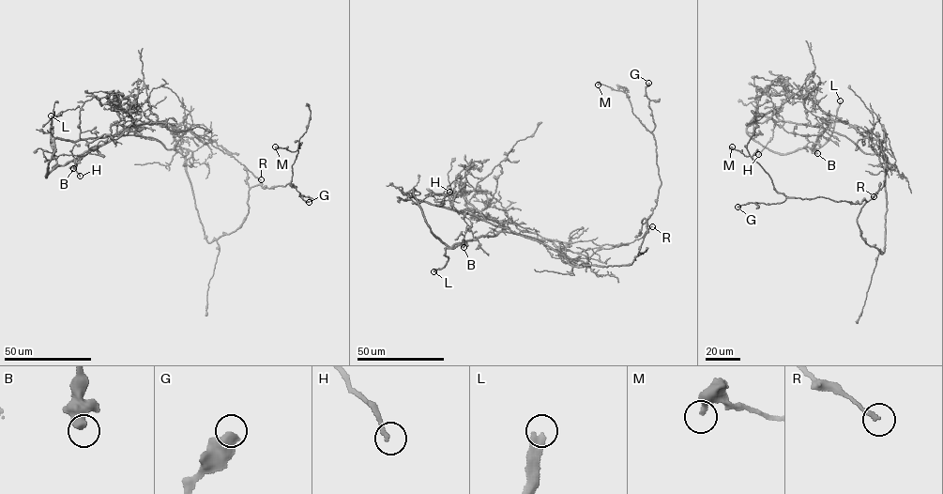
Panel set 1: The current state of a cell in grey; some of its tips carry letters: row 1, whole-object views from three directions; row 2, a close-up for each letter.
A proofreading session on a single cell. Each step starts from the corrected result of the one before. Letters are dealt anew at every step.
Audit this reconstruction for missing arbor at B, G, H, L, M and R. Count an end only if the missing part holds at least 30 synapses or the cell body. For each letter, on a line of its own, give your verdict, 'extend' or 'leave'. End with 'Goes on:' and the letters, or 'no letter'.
B: leave
G: leave
H: leave
L: extend
M: leave
R: leave
Goes on: L

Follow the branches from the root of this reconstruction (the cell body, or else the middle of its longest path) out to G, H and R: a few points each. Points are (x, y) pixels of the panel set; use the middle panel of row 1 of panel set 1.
G: (602, 267), (632, 262), (646, 231), (642, 220), (657, 204), (661, 180), (648, 83)
H: (602, 267), (573, 266), (563, 255), (537, 240), (472, 214), (438, 205), (443, 204), (449, 192)
R: (602, 267), (582, 263), (598, 250), (639, 239), (652, 226)

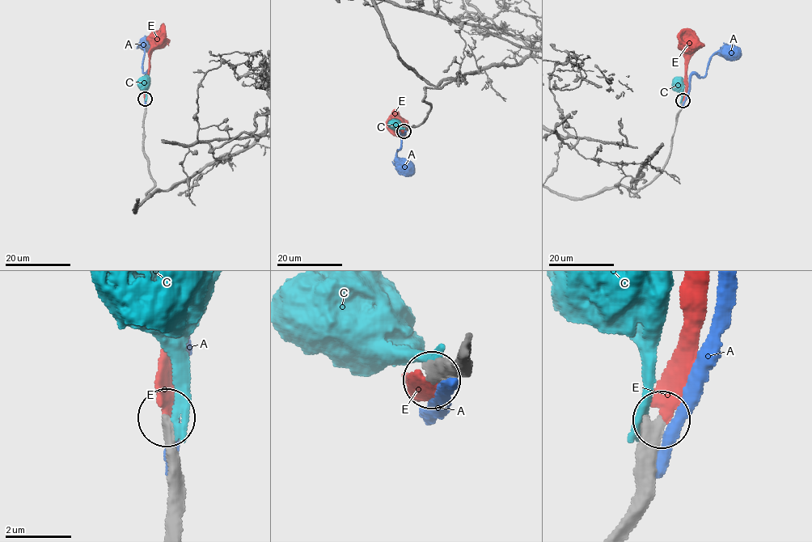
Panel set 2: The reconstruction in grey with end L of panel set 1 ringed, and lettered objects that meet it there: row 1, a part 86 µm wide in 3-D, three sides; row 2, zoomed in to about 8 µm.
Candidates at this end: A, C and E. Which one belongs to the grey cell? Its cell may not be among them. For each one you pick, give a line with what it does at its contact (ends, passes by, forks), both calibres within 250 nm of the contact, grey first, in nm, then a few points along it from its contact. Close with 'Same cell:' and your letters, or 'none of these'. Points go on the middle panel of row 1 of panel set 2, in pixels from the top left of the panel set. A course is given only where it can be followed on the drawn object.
E: it ends | 400/320 nm
Same cell: E

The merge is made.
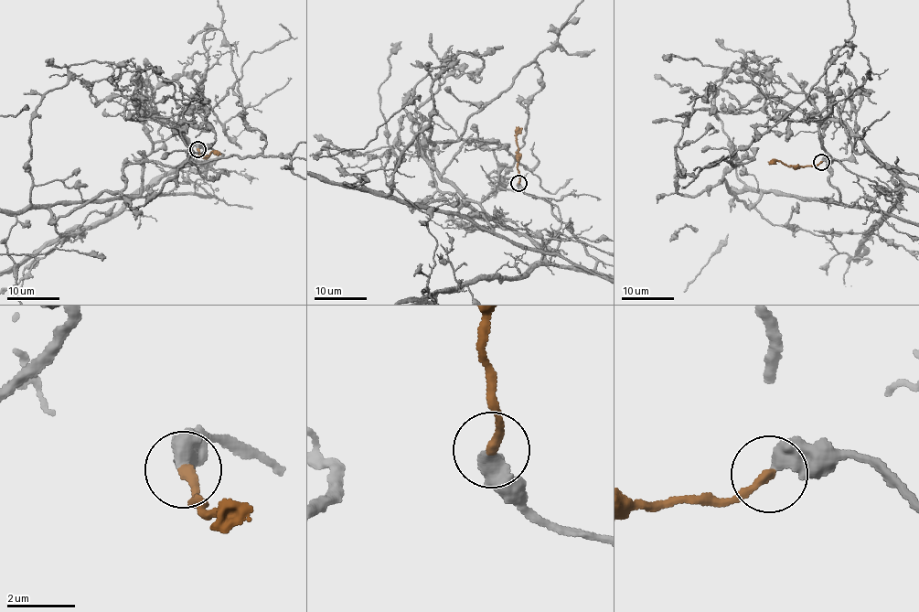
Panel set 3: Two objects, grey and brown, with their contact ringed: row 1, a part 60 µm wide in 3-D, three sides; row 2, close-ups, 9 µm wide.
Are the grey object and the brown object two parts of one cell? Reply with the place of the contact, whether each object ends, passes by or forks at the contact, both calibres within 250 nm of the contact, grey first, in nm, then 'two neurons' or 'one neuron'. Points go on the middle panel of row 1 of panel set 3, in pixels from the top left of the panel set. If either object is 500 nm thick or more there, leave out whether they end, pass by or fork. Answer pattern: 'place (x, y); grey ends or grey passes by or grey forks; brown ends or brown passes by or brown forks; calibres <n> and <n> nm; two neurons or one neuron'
place (518, 183); calibres 550 and 280 nm; one neuron

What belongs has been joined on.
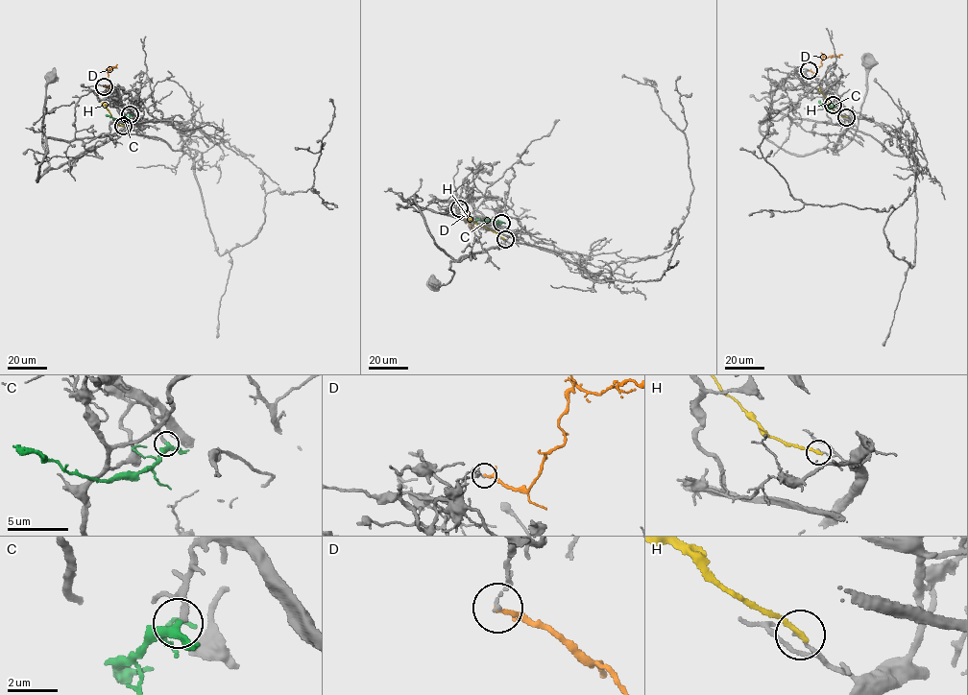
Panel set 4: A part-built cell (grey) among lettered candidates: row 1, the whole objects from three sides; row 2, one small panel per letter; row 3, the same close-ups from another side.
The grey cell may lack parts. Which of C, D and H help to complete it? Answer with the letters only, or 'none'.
C

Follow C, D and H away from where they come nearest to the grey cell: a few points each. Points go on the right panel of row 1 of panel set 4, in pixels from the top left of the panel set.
C: (833, 105), (824, 108), (820, 100)
D: (809, 70), (816, 72), (823, 56), (843, 55)
H: (846, 117), (831, 107), (819, 87)

